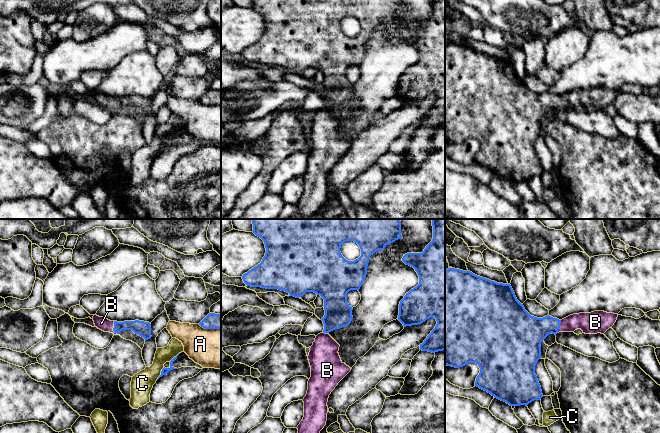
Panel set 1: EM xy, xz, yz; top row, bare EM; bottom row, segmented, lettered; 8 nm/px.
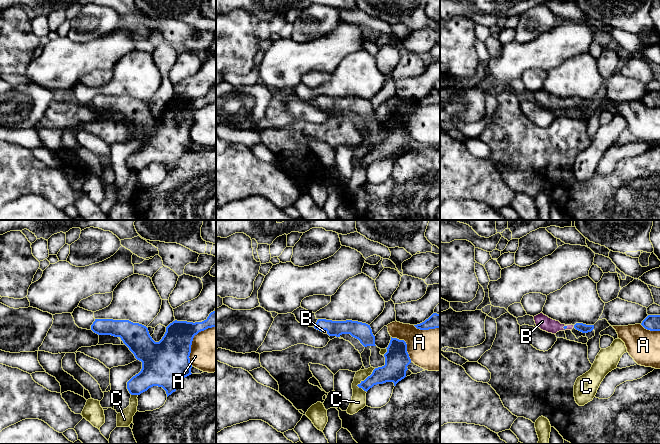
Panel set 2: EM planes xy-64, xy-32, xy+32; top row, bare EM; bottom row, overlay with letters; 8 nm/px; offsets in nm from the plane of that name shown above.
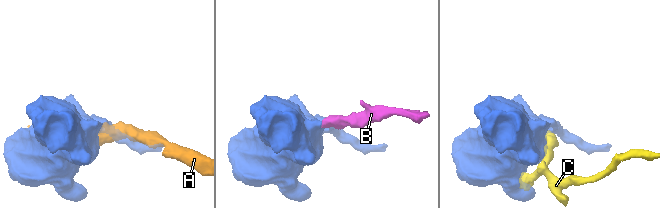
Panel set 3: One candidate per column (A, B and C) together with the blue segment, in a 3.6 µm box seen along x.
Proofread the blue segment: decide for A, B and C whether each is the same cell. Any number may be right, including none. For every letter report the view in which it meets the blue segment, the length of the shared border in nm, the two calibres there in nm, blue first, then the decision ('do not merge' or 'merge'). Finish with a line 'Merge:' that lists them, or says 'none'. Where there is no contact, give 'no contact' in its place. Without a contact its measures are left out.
A: xy | 190 nm | 130/320 nm | do not merge
B: yz | 110 nm | 260/180 nm | merge
C: xy | 120 nm | 50/180 nm | do not merge
Merge: B

